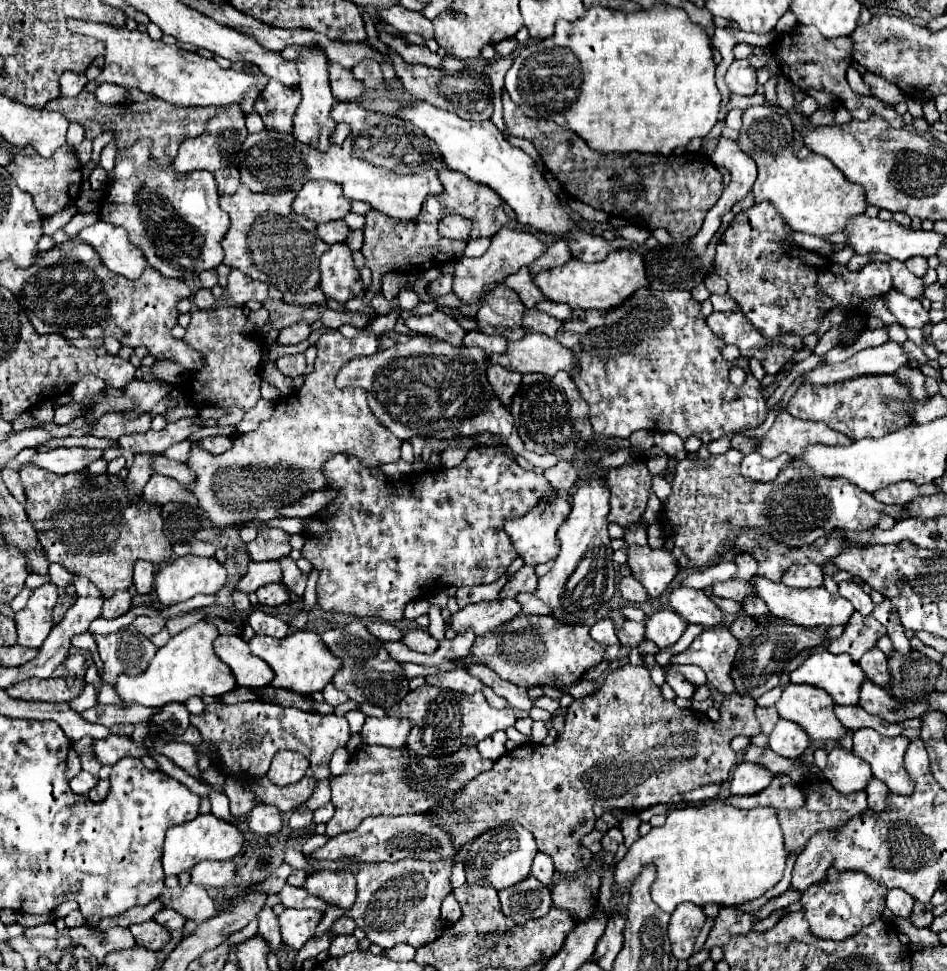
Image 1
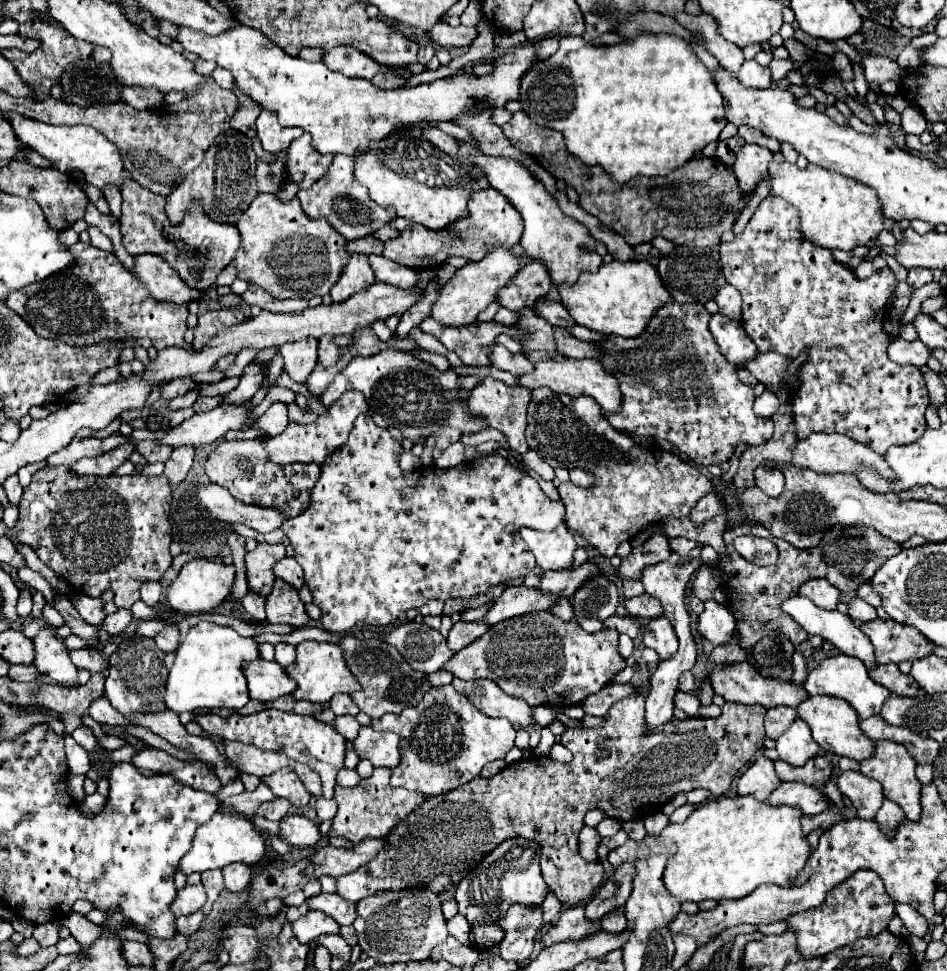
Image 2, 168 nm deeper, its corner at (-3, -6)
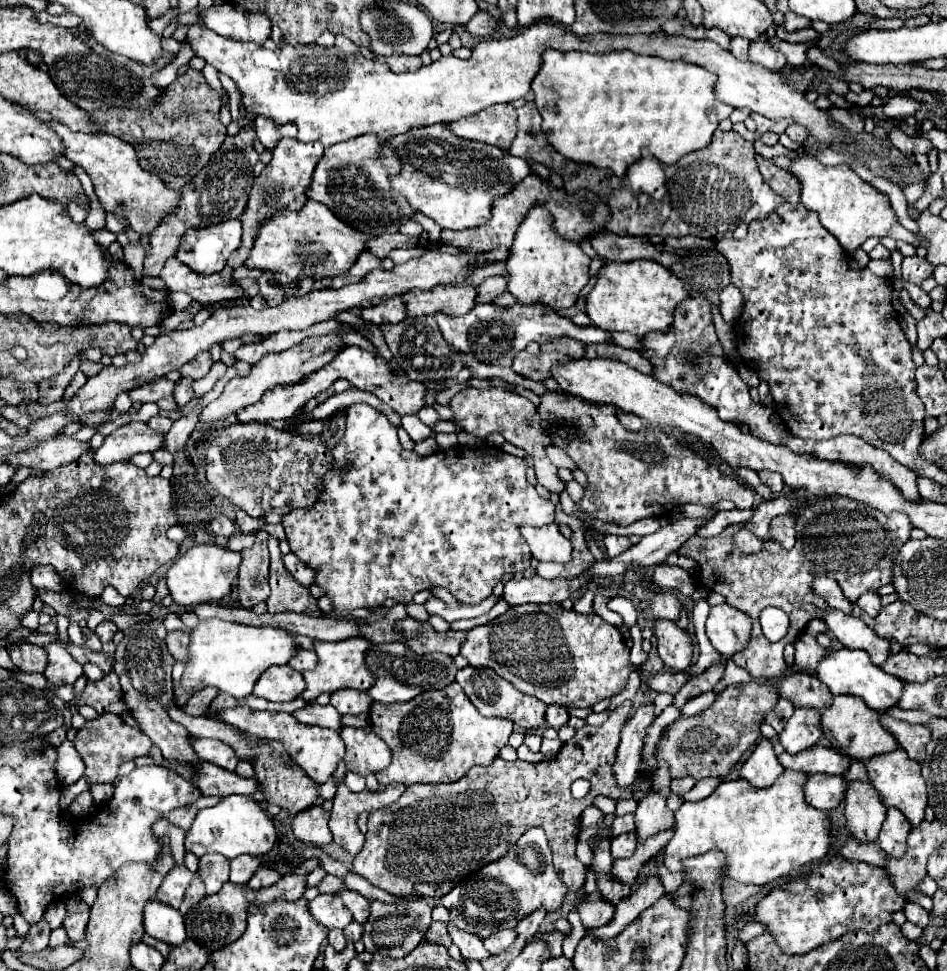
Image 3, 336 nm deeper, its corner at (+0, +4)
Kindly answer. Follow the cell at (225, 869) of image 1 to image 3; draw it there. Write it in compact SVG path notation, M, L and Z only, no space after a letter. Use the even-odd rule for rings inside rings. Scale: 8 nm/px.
M237 856L231 860L231 882L233 884L247 884L249 878L255 874L255 870L259 868L261 860L255 858L255 856Z

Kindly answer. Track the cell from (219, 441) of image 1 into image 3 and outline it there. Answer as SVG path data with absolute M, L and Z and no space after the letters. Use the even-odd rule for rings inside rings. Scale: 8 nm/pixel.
M337 412L329 418L329 430L321 434L321 438L293 438L287 430L277 430L267 424L233 424L225 430L221 430L213 444L207 450L207 480L209 484L225 496L233 506L247 512L253 518L261 518L269 524L279 524L289 510L295 508L309 508L313 502L317 502L323 486L325 486L325 474L329 472L329 466L333 466L333 446L341 440L341 434L345 432L345 412Z

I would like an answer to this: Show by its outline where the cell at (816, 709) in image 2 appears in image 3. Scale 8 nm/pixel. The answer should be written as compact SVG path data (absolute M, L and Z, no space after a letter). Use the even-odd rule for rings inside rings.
M835 696L833 704L823 710L823 718L821 718L821 726L823 726L823 734L829 740L831 748L839 750L839 754L851 756L855 760L869 760L877 754L885 754L889 750L897 750L899 742L893 740L893 736L881 726L879 722L879 712L869 710L869 706L865 706L865 702L861 702L861 698L857 696Z

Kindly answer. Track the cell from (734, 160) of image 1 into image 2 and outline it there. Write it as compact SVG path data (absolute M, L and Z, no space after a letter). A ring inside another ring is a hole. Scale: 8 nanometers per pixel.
M746 144L738 152L732 170L736 174L736 180L738 180L738 186L742 190L742 198L744 200L766 178L766 174L768 174L768 162L770 160L772 160L772 152L768 148L756 146L756 144Z

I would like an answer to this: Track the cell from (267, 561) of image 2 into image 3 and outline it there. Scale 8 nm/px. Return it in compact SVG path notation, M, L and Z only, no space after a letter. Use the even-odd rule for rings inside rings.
M257 532L257 540L251 548L241 552L243 562L239 568L239 602L243 608L253 608L269 598L269 550L267 532Z

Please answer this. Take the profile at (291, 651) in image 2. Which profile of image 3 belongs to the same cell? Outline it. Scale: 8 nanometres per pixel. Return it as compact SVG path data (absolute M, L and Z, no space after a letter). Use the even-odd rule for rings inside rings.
M297 650L297 654L291 658L289 666L297 672L305 672L305 670L315 670L317 668L317 654L311 650Z

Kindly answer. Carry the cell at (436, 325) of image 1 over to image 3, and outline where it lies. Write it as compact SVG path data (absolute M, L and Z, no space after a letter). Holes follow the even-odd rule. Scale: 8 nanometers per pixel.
M475 304L471 312L465 316L445 316L435 314L435 320L445 336L445 340L455 346L457 350L471 354L475 360L483 364L495 364L495 366L511 366L517 352L525 350L529 342L551 342L553 338L575 338L583 344L601 344L601 342L613 342L611 334L597 328L597 326L577 326L569 318L559 316L557 312L545 314L541 306L523 306L515 304L509 308L497 306L497 304Z

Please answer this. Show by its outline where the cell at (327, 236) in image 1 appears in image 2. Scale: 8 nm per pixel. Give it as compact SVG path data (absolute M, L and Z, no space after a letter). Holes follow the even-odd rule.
M364 236L360 240L346 242L346 250L348 252L358 252L358 254L370 254L370 252L382 254L382 248L384 248L384 244L374 236Z

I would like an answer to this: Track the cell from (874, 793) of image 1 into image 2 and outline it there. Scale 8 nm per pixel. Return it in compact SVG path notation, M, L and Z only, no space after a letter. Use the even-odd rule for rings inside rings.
M884 798L882 806L880 806L878 814L876 814L876 822L880 824L880 828L882 828L884 832L892 834L892 832L896 830L896 826L902 822L902 818L904 818L902 808L900 808L896 802Z

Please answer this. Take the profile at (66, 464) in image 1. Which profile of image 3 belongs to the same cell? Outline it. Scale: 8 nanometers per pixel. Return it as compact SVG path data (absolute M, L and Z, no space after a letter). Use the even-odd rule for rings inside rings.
M145 422L127 424L115 432L111 432L101 448L95 450L97 464L111 464L121 460L131 460L131 456L139 452L155 452L165 446L163 434L151 430Z

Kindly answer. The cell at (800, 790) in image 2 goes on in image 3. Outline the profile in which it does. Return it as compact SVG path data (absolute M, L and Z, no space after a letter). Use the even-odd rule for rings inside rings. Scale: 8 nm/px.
M815 774L815 776L809 776L805 784L807 802L819 810L835 810L841 804L845 790L847 790L847 784L843 776Z

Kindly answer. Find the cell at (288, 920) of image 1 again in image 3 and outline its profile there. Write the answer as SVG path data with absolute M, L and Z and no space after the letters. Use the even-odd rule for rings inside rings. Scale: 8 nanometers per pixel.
M319 894L315 900L309 902L309 910L317 922L331 928L345 928L353 922L353 916L349 910L345 910L345 904L341 898L335 898L335 894Z

